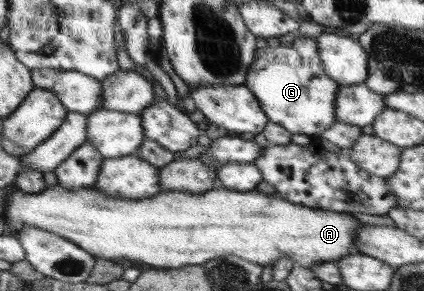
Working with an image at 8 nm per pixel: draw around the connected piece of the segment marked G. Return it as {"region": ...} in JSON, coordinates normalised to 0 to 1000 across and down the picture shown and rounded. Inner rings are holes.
{"region":[[[700,117],[682,158],[616,165],[604,182],[604,206],[597,206],[594,227],[587,234],[575,292],[601,320],[634,412],[667,433],[689,460],[724,460],[743,474],[792,419],[792,333],[804,289],[767,251],[743,127],[715,127],[715,120]]]}

